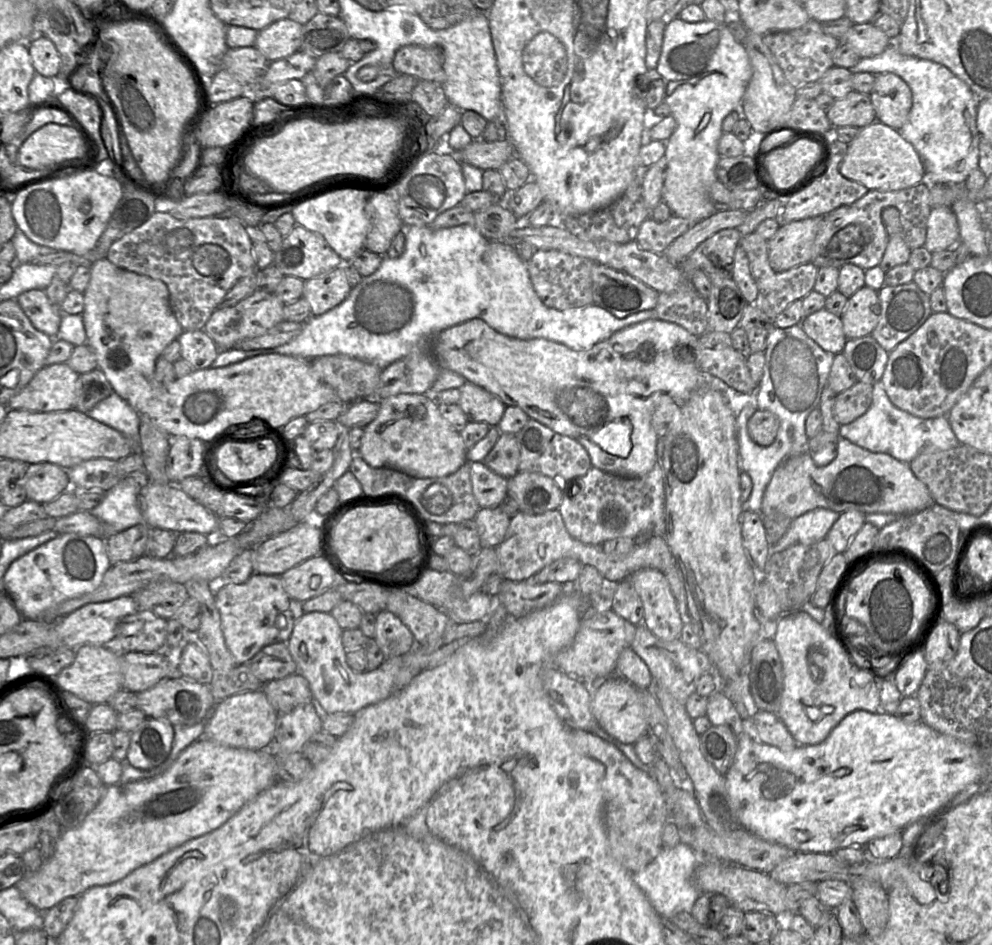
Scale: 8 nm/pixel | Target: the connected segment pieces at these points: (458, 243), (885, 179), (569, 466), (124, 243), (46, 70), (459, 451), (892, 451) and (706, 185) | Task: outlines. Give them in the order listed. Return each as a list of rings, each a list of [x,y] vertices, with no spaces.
[[[472,223],[442,229],[432,229],[429,227],[429,225],[411,225],[405,226],[405,250],[399,258],[391,259],[387,256],[383,256],[381,265],[373,274],[371,274],[370,276],[363,277],[359,284],[352,287],[347,298],[338,306],[332,308],[331,310],[325,312],[322,315],[312,316],[310,319],[304,322],[303,329],[297,337],[295,337],[288,343],[283,344],[281,346],[277,346],[275,348],[265,348],[249,351],[244,351],[236,348],[232,348],[229,350],[219,350],[218,355],[212,363],[211,367],[223,367],[257,355],[272,353],[295,356],[303,359],[313,359],[324,355],[342,354],[362,361],[369,362],[383,370],[393,362],[407,356],[413,350],[413,348],[416,345],[418,345],[421,341],[432,340],[433,336],[435,336],[440,331],[474,318],[484,320],[491,328],[493,328],[497,332],[512,338],[523,340],[545,338],[547,340],[562,343],[567,347],[577,351],[591,349],[597,343],[608,339],[615,332],[630,325],[637,324],[650,319],[659,319],[658,313],[655,309],[643,310],[624,318],[617,318],[607,310],[599,307],[598,305],[595,305],[594,303],[587,306],[566,310],[557,310],[554,308],[547,307],[540,300],[540,298],[534,290],[530,274],[528,271],[528,263],[522,261],[519,258],[513,246],[496,240],[490,240],[484,237]]]
[[[881,122],[859,129],[857,137],[848,144],[847,154],[840,165],[842,176],[861,183],[868,190],[880,192],[906,189],[926,180],[926,171],[917,151],[898,130]]]
[[[530,418],[515,434],[520,447],[519,471],[537,472],[554,479],[563,490],[572,480],[584,476],[592,467],[586,449],[576,440],[556,433],[535,419]]]
[[[167,210],[155,211],[146,222],[115,241],[106,258],[119,268],[163,281],[183,330],[203,330],[233,285],[257,270],[252,232],[236,217],[178,219]]]
[[[34,34],[26,44],[35,71],[45,77],[57,78],[61,58],[55,44],[42,34]]]
[[[403,393],[379,400],[376,418],[366,425],[362,443],[355,454],[372,467],[389,467],[415,478],[444,477],[455,473],[466,461],[467,451],[460,433],[440,414],[438,403],[429,393]]]
[[[881,380],[873,385],[869,409],[853,422],[840,425],[839,436],[871,452],[886,453],[907,464],[910,464],[926,445],[949,450],[960,444],[947,416],[925,419],[899,409],[890,401]]]
[[[675,17],[666,19],[662,51],[656,70],[665,82],[665,95],[663,101],[668,104],[671,110],[670,115],[674,117],[677,123],[675,131],[665,142],[666,150],[664,155],[664,184],[662,189],[662,202],[667,204],[674,215],[687,220],[690,224],[696,224],[717,213],[717,210],[710,199],[710,187],[715,181],[718,180],[716,175],[716,165],[720,158],[720,154],[718,153],[718,142],[723,134],[722,123],[728,114],[735,111],[738,106],[742,105],[743,97],[752,77],[752,67],[744,45],[734,38],[726,24],[719,24],[707,19],[702,22],[691,23],[681,20],[679,17]]]

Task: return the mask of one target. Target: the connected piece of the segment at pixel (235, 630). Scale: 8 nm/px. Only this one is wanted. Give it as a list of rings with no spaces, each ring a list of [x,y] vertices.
[[[253,573],[240,584],[217,583],[214,596],[225,643],[237,665],[247,664],[263,647],[278,641],[276,619],[288,609],[291,600],[280,576]]]

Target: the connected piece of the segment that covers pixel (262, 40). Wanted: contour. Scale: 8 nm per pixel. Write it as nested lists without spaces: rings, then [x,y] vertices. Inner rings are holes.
[[[290,17],[280,19],[258,31],[254,47],[269,61],[288,57],[299,51],[303,25]]]

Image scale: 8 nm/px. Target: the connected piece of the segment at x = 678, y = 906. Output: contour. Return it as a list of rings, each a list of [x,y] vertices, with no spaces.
[[[684,843],[660,853],[642,870],[632,874],[633,880],[645,894],[662,920],[669,920],[681,912],[691,912],[701,892],[695,886],[693,874],[700,859],[692,848]]]

